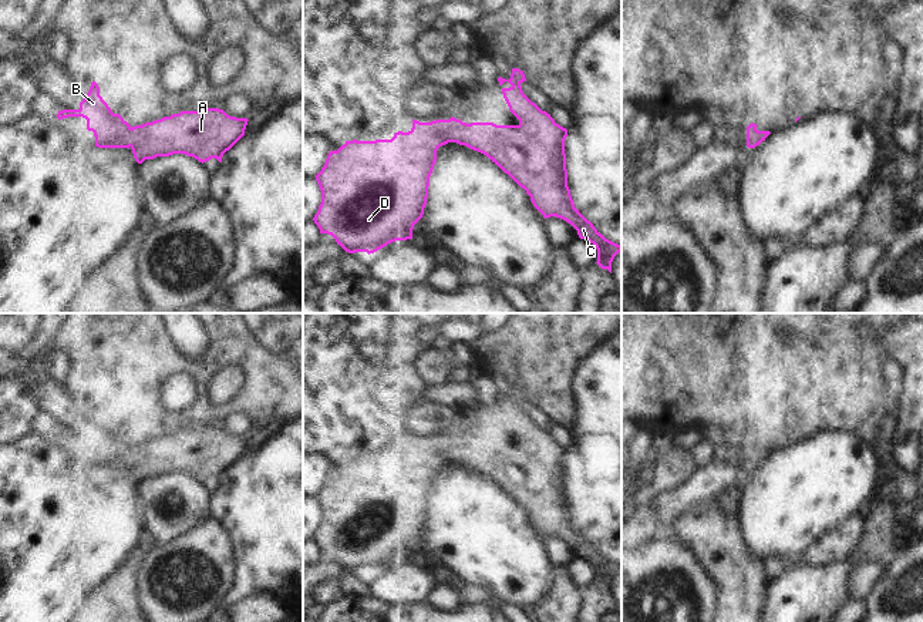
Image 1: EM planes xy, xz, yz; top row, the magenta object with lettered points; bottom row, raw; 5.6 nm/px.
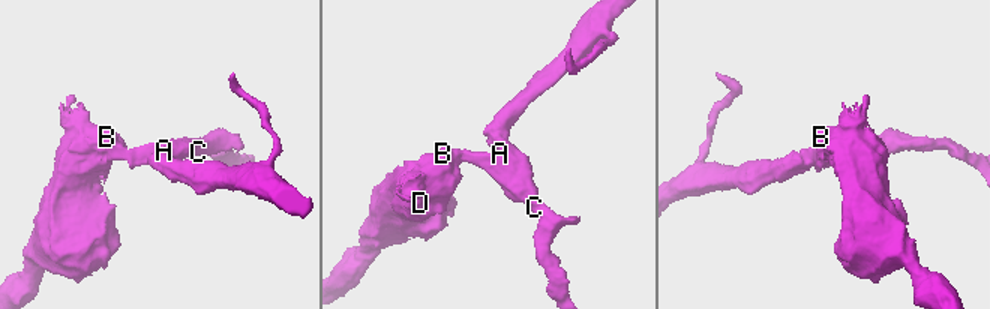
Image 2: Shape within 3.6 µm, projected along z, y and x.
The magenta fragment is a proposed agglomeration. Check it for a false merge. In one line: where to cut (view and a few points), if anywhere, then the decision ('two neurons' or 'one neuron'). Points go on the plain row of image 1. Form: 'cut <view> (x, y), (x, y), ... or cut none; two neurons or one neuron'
cut none; one neuron

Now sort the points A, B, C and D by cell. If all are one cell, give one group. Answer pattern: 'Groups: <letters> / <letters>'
Groups: A B C D.

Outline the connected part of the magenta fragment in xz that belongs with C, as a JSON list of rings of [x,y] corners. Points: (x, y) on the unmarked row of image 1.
[[[512,387],[512,393],[509,399],[505,399],[502,396],[498,397],[499,404],[502,404],[505,400],[511,403],[509,407],[502,407],[503,417],[509,426],[509,430],[519,438],[518,444],[496,444],[493,441],[462,441],[461,438],[457,438],[451,436],[449,438],[435,438],[431,441],[420,441],[417,438],[412,438],[412,447],[408,451],[398,450],[394,453],[391,458],[375,458],[375,460],[346,460],[344,464],[341,464],[337,470],[330,470],[326,478],[324,485],[321,490],[316,494],[316,500],[320,505],[321,510],[321,522],[319,525],[317,532],[314,534],[313,539],[319,545],[320,552],[327,552],[331,554],[337,564],[340,564],[346,571],[348,572],[356,572],[356,571],[367,571],[374,572],[378,568],[387,565],[391,561],[395,559],[407,559],[412,558],[412,548],[414,544],[422,537],[424,534],[424,527],[427,524],[427,517],[428,517],[428,505],[430,505],[430,495],[432,492],[435,480],[437,480],[437,470],[439,465],[448,463],[448,461],[457,461],[459,464],[465,464],[474,470],[478,470],[484,474],[486,474],[495,484],[498,484],[505,492],[508,492],[521,507],[526,510],[526,512],[530,515],[530,520],[533,525],[543,534],[543,537],[550,537],[556,535],[567,542],[570,542],[576,549],[580,558],[586,558],[590,562],[593,562],[597,568],[597,584],[602,588],[607,588],[612,592],[612,581],[614,575],[621,569],[621,565],[606,558],[602,552],[597,551],[597,548],[593,545],[590,539],[587,539],[579,528],[575,527],[570,508],[567,505],[567,488],[566,488],[566,473],[565,473],[565,458],[567,455],[567,448],[560,446],[559,443],[555,441],[555,438],[548,433],[546,430],[542,430],[535,421],[532,421],[522,410],[521,403],[526,400],[523,390],[519,387]]]

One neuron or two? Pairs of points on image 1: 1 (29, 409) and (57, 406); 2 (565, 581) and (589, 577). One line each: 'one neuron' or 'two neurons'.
1: two neurons
2: two neurons

